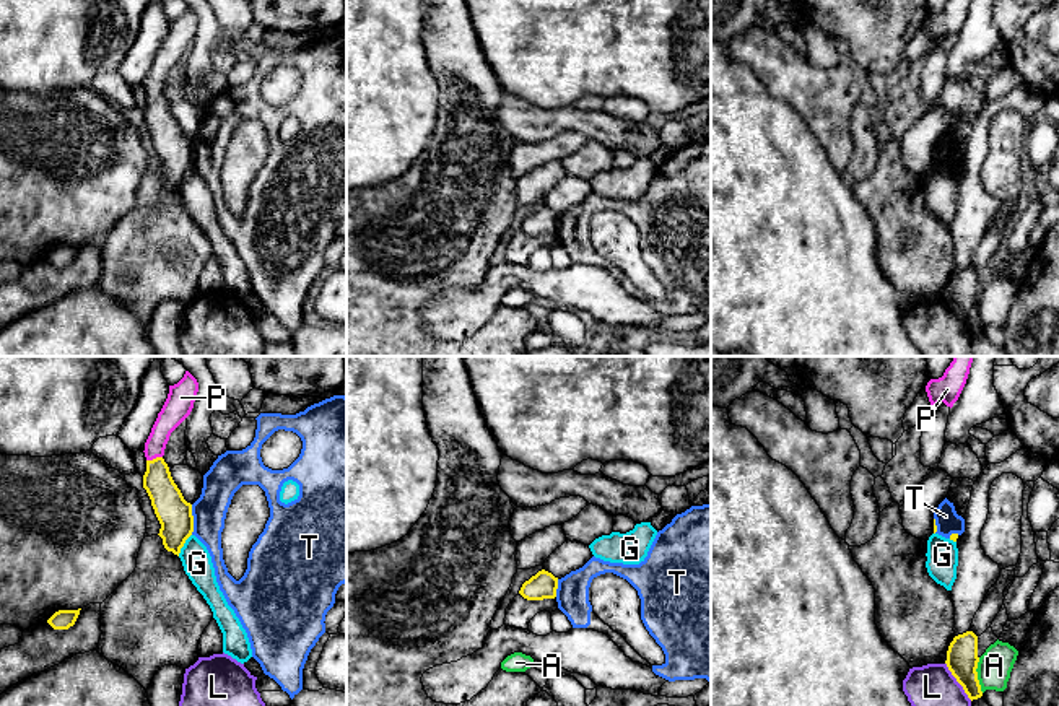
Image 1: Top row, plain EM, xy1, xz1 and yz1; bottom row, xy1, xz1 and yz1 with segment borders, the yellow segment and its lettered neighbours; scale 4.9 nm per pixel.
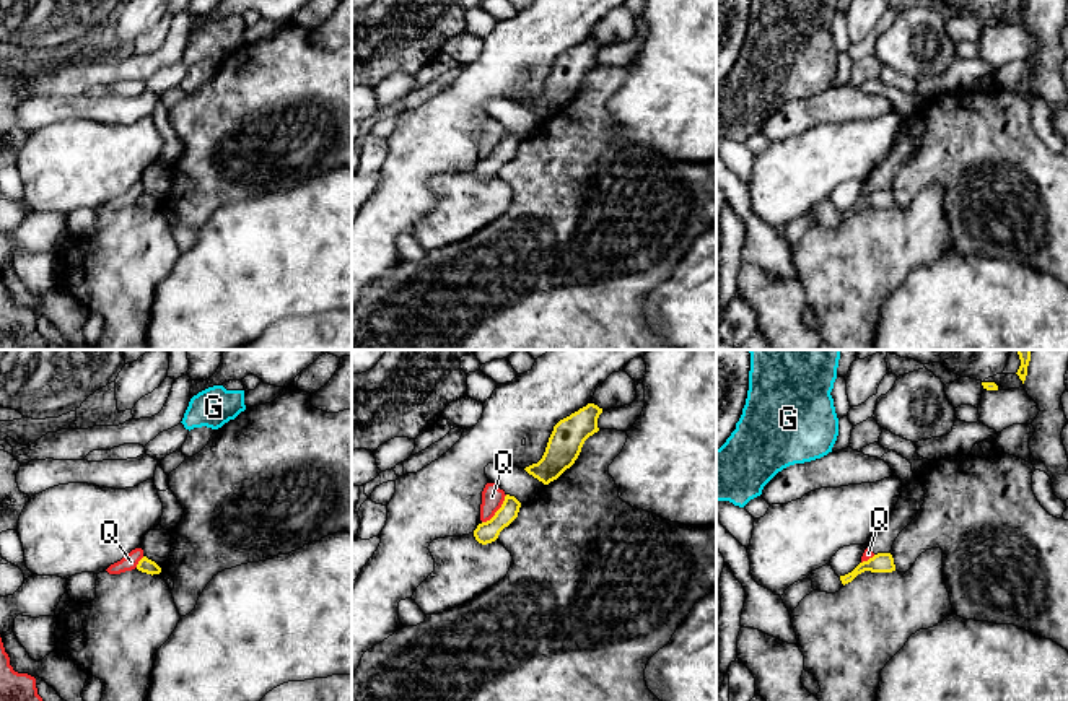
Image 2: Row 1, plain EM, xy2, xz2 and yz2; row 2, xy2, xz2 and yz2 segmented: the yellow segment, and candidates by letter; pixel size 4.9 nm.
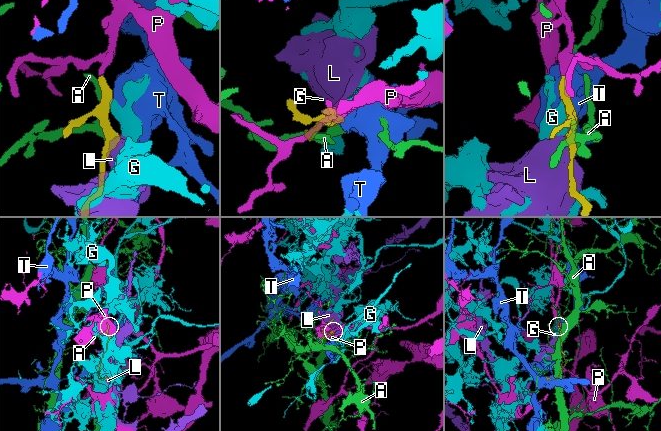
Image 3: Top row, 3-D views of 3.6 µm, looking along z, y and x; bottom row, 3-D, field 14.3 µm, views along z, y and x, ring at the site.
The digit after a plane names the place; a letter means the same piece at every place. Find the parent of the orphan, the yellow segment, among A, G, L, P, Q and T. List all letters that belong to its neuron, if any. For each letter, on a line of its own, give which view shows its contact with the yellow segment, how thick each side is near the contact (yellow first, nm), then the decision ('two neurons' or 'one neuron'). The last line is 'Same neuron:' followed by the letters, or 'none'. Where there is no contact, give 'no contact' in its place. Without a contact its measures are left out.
A: meets yellow in yz1; 160 nm thick on the yellow side, 170 nm on the other; two neurons
G: meets yellow in xy1; 170 nm thick on the yellow side, 140 nm on the other; two neurons
L: meets yellow in yz1; 160 nm thick on the yellow side, 240 nm on the other; two neurons
P: meets yellow in xy1; 160 nm thick on the yellow side, 120 nm on the other; one neuron
Q: meets yellow in xz2; 110 nm thick on the yellow side, 110 nm on the other; two neurons
T: meets yellow in xy1; 170 nm thick on the yellow side, 170 nm on the other; two neurons
Same neuron: P

